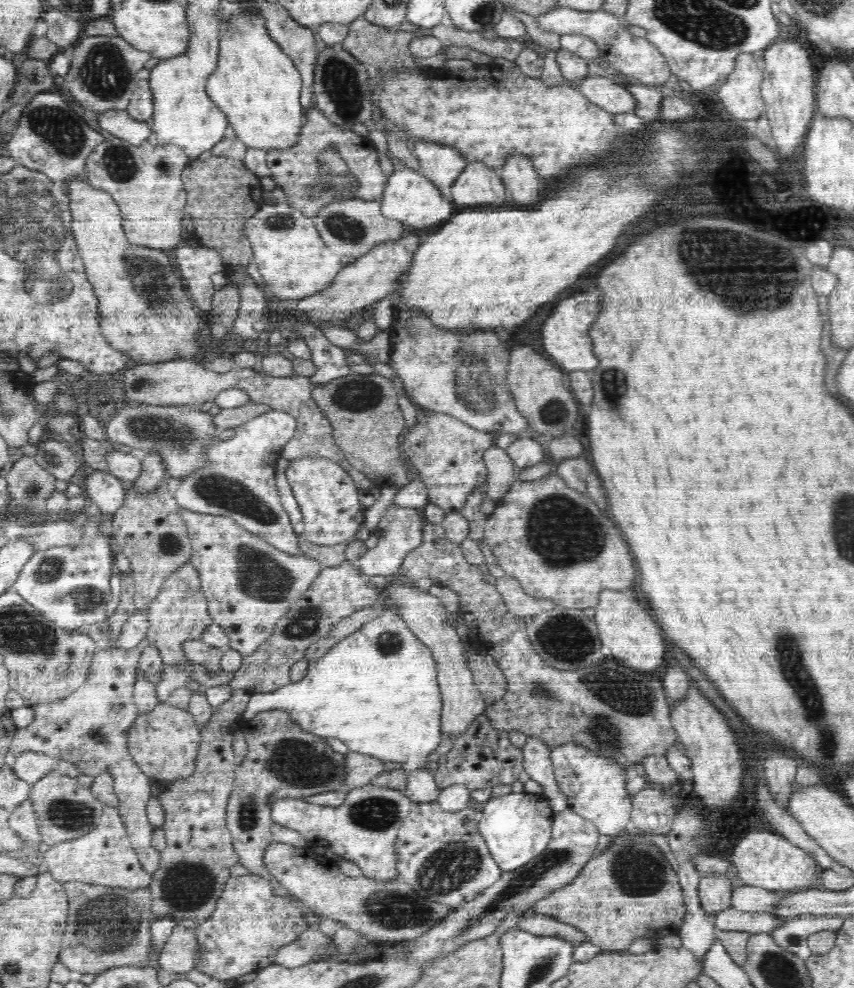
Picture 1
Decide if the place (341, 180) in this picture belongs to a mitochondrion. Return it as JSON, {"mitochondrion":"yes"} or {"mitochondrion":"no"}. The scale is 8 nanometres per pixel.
{"mitochondrion":"yes"}

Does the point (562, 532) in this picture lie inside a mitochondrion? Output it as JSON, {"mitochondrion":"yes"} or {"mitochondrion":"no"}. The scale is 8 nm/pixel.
{"mitochondrion":"yes"}

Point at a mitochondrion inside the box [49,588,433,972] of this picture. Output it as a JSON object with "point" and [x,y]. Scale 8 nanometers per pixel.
{"point":[109,923]}

